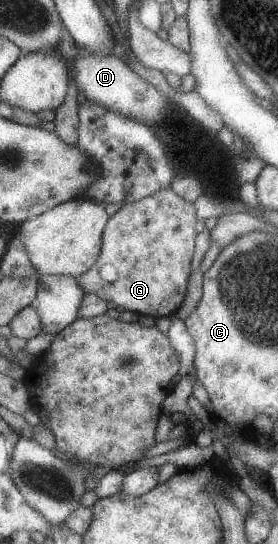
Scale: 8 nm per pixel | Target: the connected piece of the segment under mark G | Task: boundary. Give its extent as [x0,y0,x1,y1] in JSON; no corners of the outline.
[77,187,197,320]

